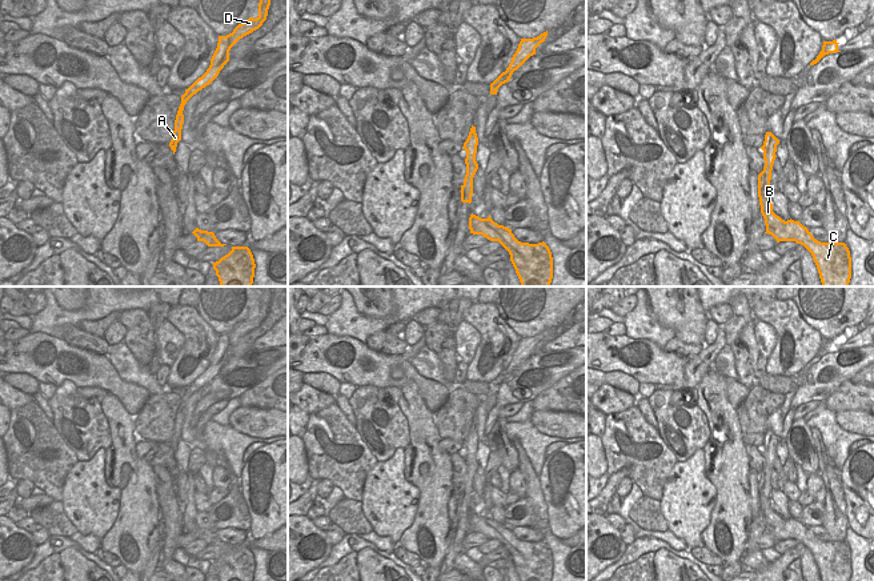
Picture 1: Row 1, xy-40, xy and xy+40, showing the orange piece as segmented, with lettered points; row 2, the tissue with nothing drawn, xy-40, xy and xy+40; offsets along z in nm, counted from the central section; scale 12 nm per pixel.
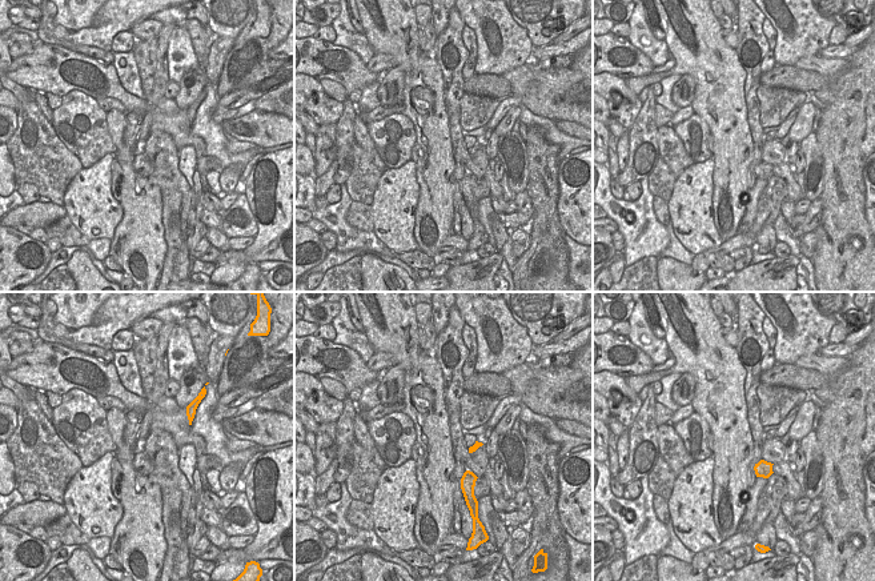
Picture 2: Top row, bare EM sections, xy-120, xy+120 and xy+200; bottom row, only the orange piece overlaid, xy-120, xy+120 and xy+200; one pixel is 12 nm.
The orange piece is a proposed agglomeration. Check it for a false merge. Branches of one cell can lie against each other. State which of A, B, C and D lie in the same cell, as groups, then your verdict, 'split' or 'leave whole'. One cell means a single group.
A D / B C | split

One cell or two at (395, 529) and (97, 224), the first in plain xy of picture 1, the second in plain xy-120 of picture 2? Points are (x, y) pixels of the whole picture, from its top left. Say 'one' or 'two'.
one

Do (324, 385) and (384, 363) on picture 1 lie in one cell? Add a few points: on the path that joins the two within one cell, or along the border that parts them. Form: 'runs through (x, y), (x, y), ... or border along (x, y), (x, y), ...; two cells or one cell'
border along (307, 372), (328, 372), (340, 383); two cells

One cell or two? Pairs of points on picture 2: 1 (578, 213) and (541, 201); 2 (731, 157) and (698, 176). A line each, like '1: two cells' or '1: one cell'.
1: two cells
2: two cells

